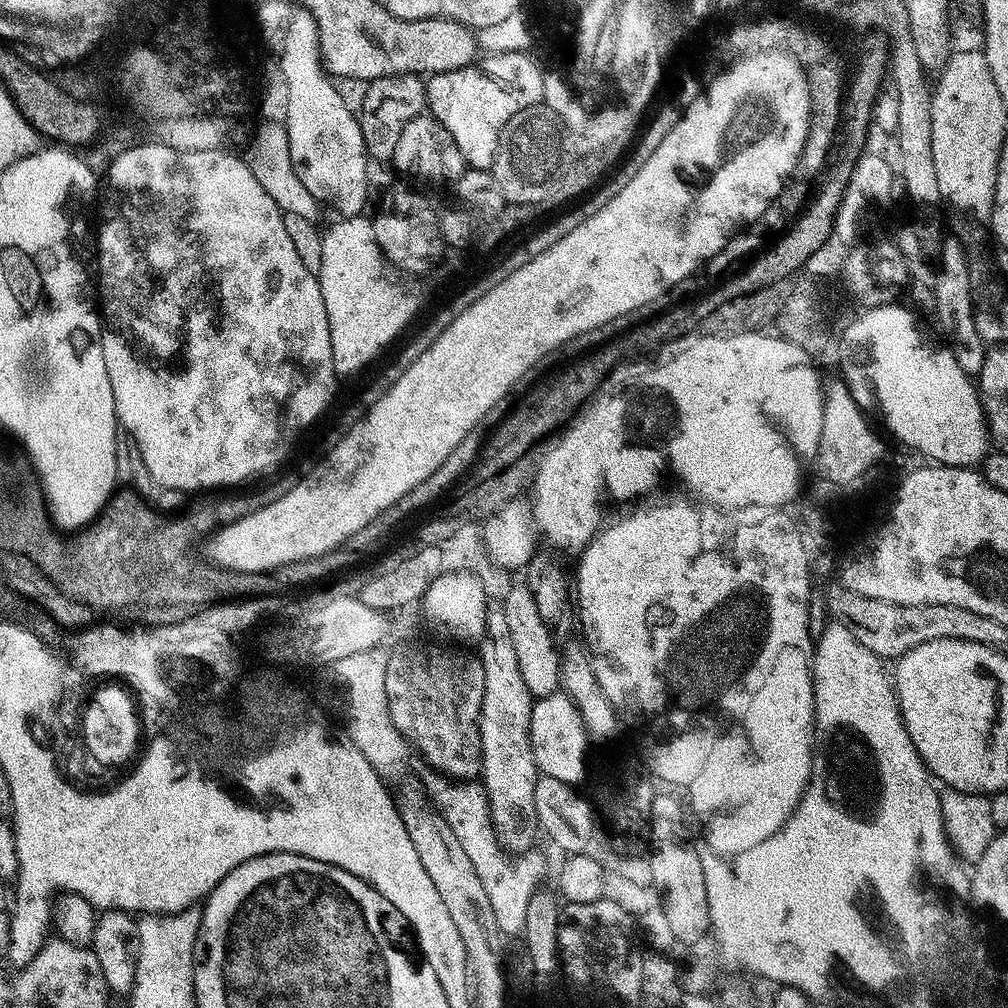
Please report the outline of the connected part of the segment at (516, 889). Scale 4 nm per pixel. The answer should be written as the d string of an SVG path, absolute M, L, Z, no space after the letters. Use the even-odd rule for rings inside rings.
M432 774L428 784L426 783L426 791L446 822L450 822L450 828L454 830L458 842L462 842L462 850L466 850L470 862L474 862L474 870L478 870L478 878L482 878L482 886L486 886L486 898L490 898L490 906L501 933L523 933L530 898L534 898L534 894L541 891L543 885L540 884L544 880L543 854L539 850L533 850L513 859L505 850L496 835L496 827L492 824L492 810L483 783L461 782Z

